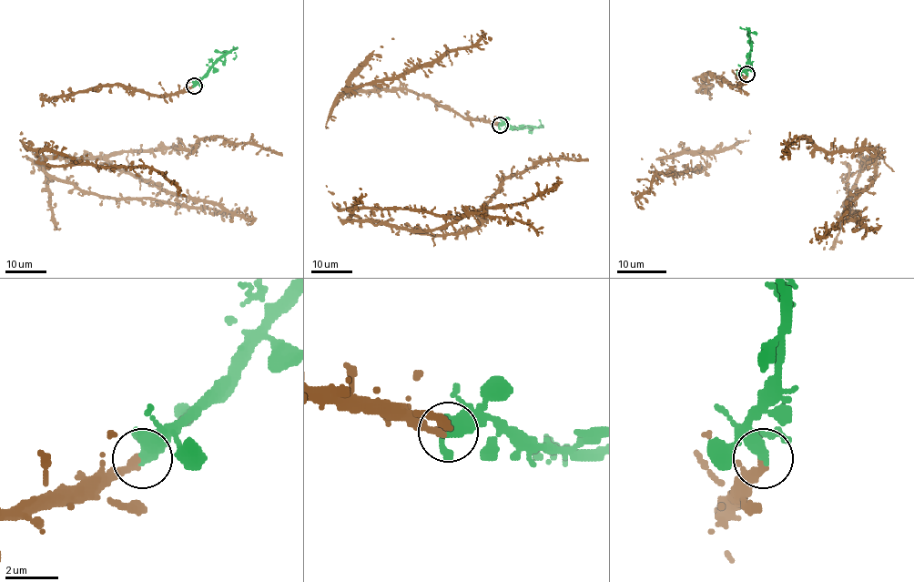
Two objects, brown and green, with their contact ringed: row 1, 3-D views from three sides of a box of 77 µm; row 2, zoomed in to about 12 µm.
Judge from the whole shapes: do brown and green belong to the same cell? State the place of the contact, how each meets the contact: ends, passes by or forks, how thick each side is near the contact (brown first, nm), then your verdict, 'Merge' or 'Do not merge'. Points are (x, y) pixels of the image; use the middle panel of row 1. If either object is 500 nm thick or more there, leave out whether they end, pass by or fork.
Place: (500, 125). At the ring brown ends. At the ring green passes by. Thickness 320 nm (brown) against 360 nm. Merge

